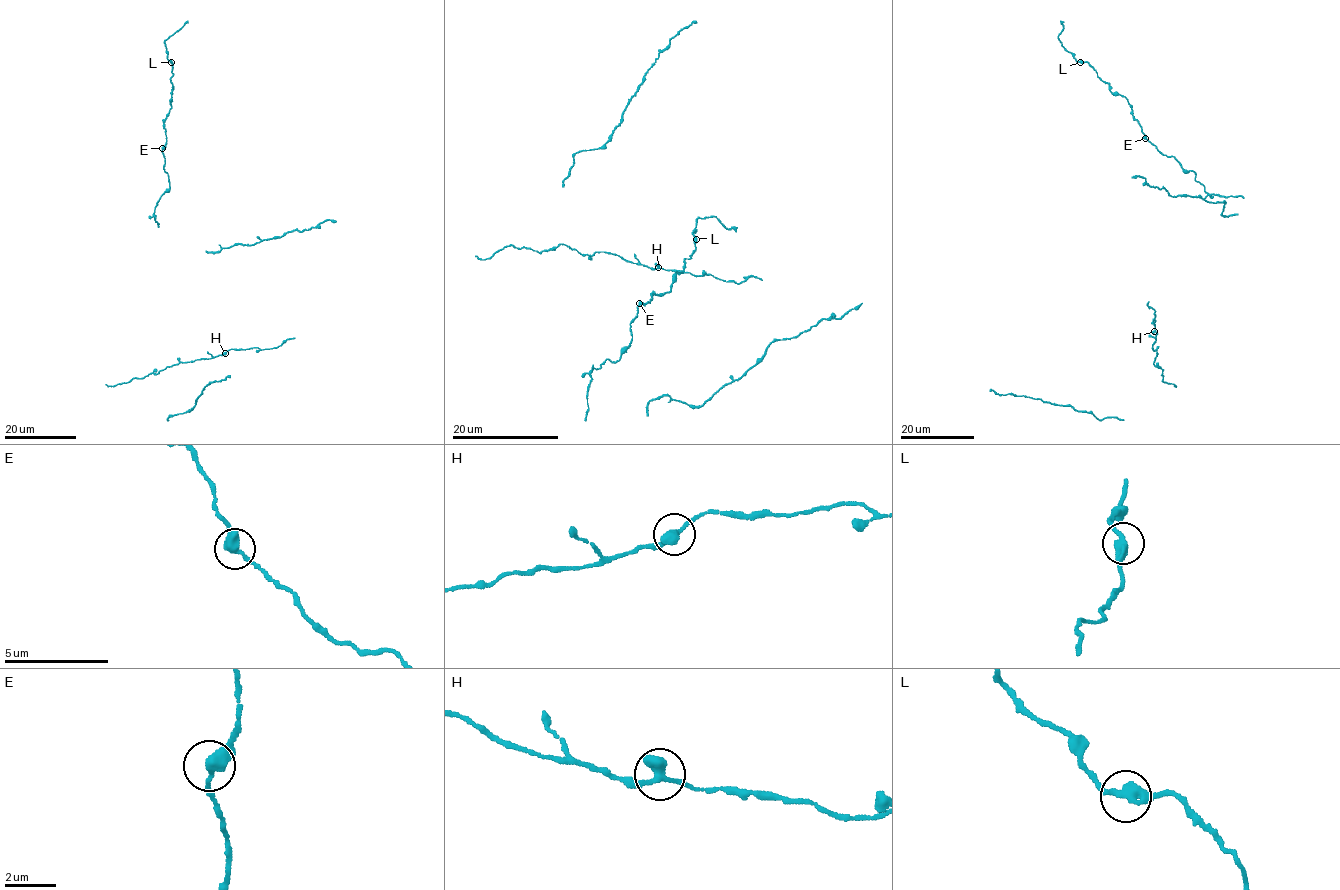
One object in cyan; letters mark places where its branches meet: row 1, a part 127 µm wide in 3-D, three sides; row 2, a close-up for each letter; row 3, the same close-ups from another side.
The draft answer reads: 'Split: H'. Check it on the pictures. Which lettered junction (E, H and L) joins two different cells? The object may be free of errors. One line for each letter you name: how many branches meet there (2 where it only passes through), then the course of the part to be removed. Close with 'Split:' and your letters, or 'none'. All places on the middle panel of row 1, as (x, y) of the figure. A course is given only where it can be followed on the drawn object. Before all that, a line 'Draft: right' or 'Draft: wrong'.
Draft: wrong
Split: none

